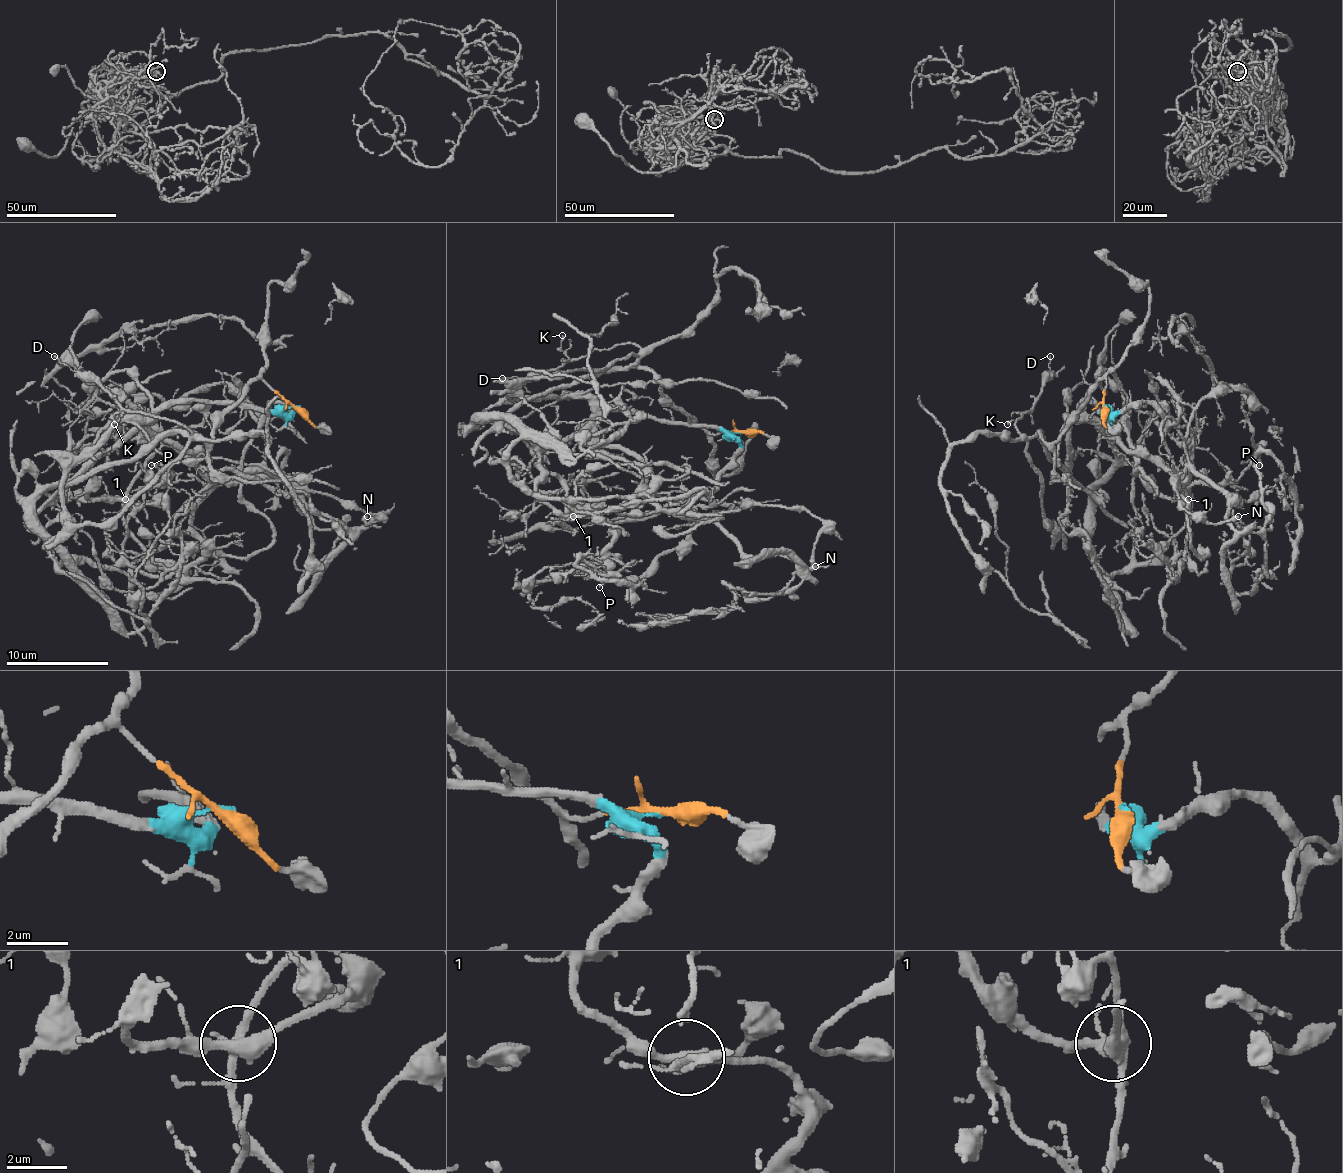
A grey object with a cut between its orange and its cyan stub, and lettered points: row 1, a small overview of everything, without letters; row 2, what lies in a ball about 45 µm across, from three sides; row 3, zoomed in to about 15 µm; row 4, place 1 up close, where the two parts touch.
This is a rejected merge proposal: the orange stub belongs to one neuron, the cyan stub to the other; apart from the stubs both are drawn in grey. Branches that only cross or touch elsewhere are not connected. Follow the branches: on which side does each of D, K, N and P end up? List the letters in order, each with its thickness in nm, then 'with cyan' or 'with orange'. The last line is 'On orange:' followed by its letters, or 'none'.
D: 100 nm thick; with orange
K: 100 nm thick; with orange
N: 240 nm thick; with cyan
P: 100 nm thick; with cyan
On orange: D, K

